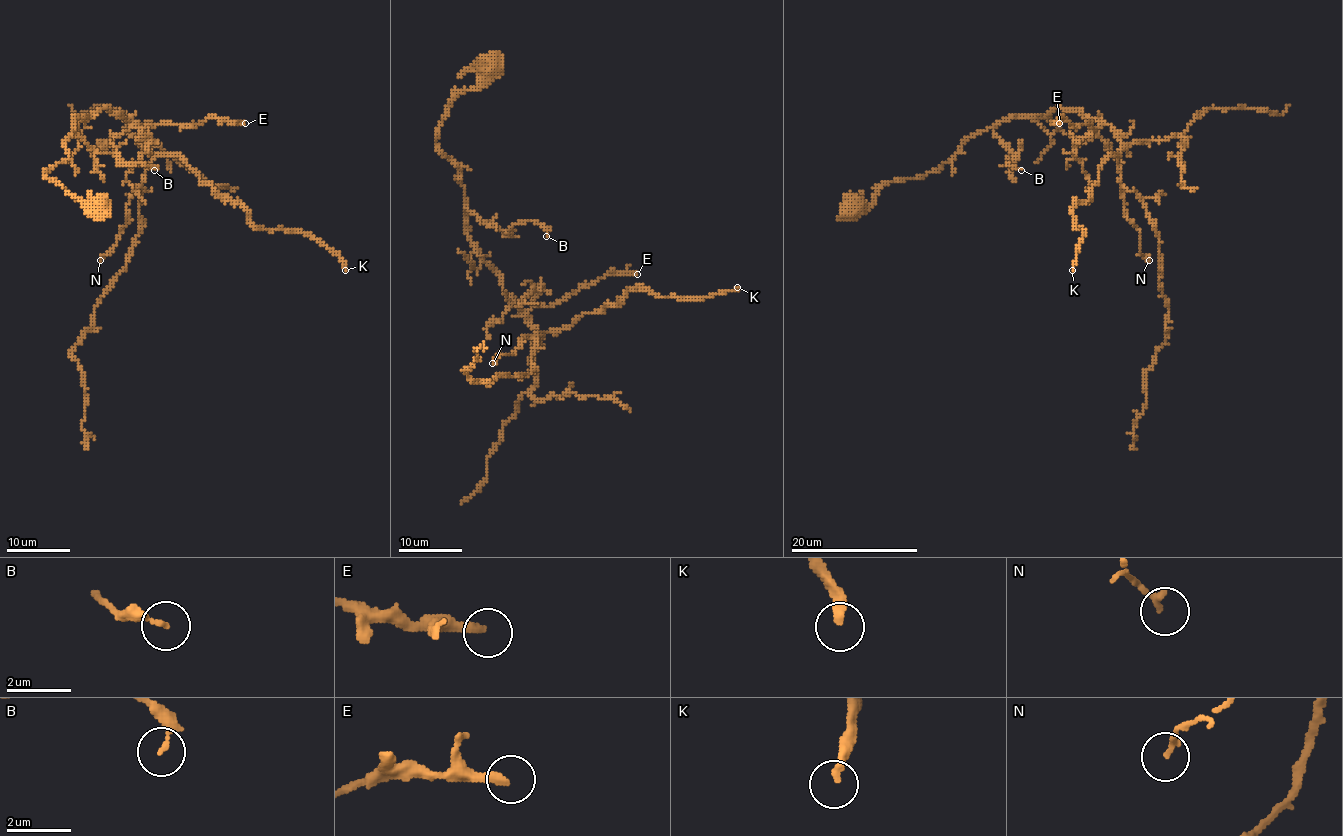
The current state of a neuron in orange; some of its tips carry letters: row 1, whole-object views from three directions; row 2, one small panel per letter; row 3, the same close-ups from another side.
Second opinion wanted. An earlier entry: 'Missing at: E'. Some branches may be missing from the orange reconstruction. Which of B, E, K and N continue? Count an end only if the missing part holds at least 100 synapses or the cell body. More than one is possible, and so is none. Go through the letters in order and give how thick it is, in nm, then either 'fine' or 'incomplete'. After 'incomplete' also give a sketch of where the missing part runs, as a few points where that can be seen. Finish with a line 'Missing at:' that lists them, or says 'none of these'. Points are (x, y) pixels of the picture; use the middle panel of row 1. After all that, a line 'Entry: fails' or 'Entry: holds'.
B: 140 nm thick; fine
E: 280 nm thick; fine
K: 280 nm thick; incomplete
N: 190 nm thick; fine
Missing at: K
Entry: fails

